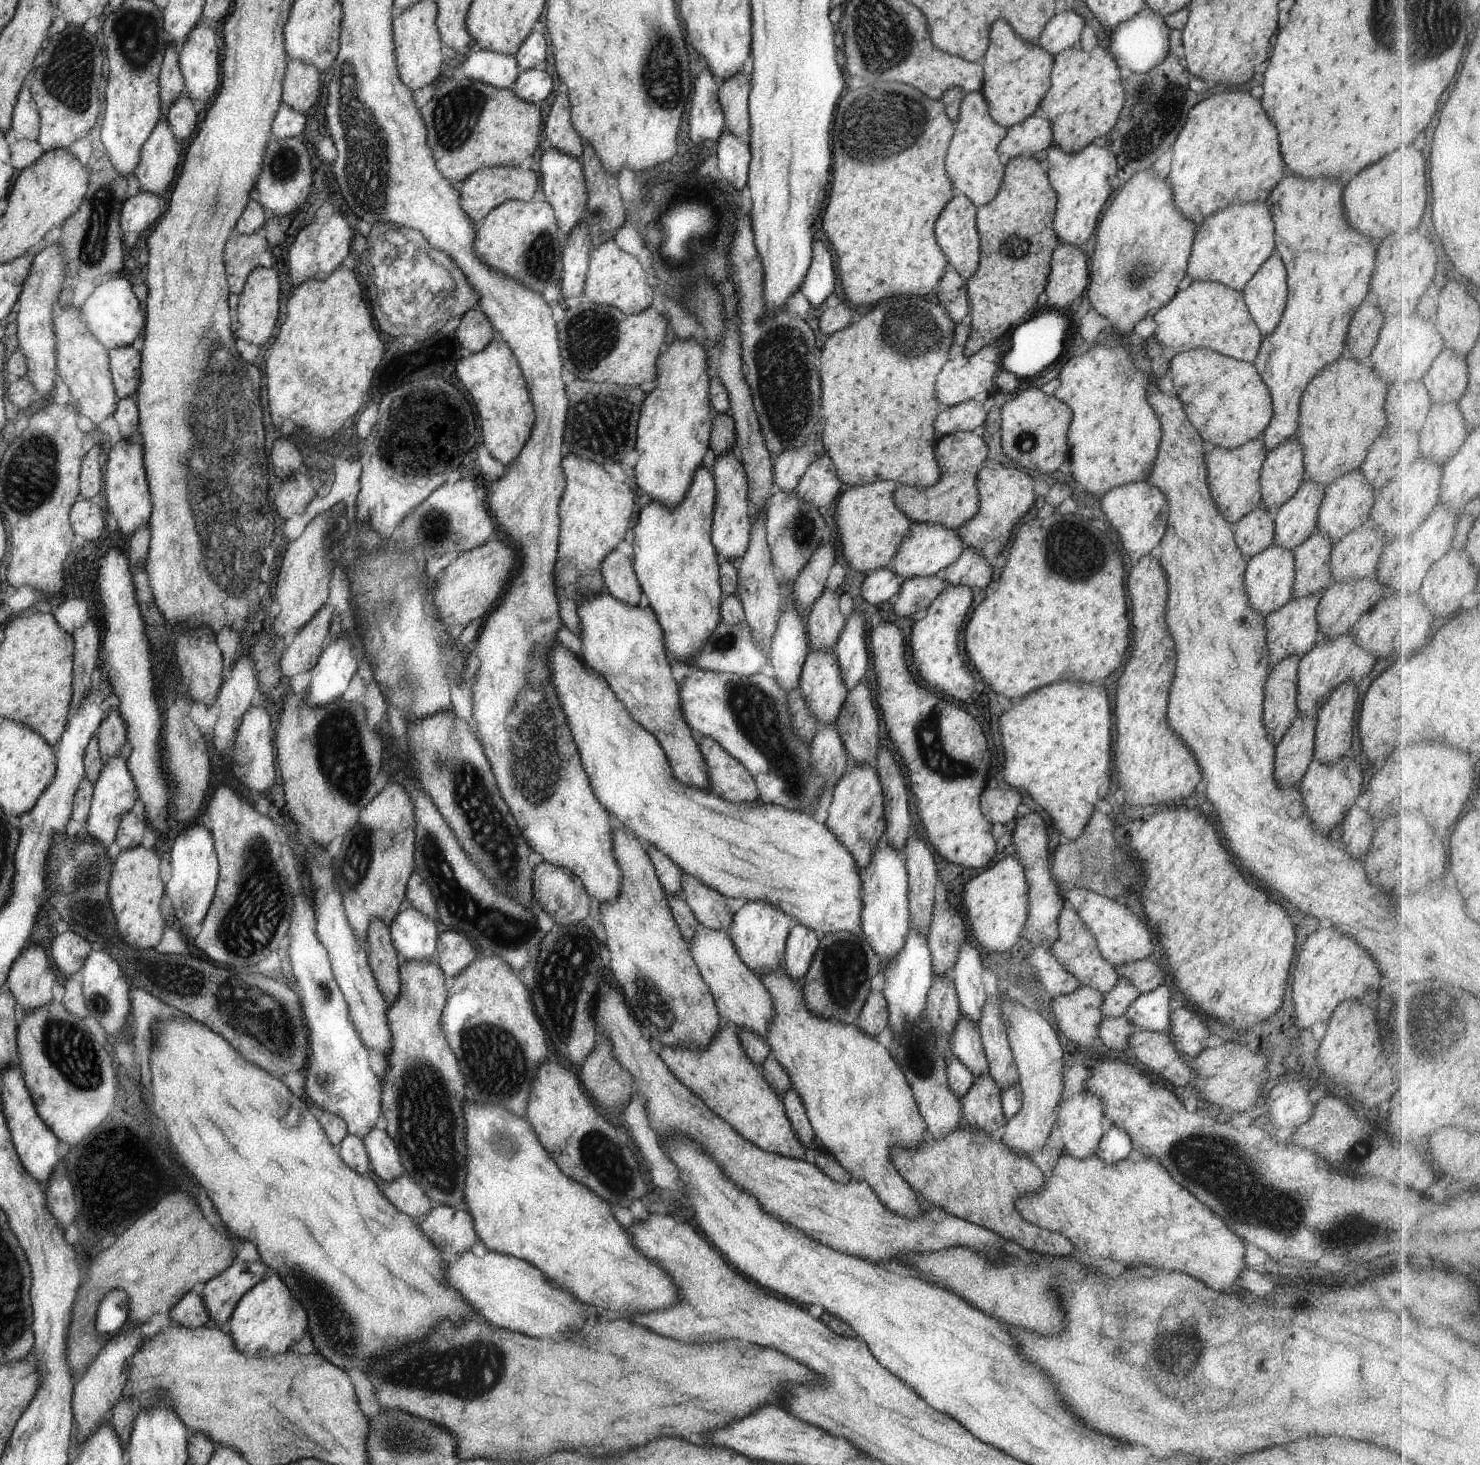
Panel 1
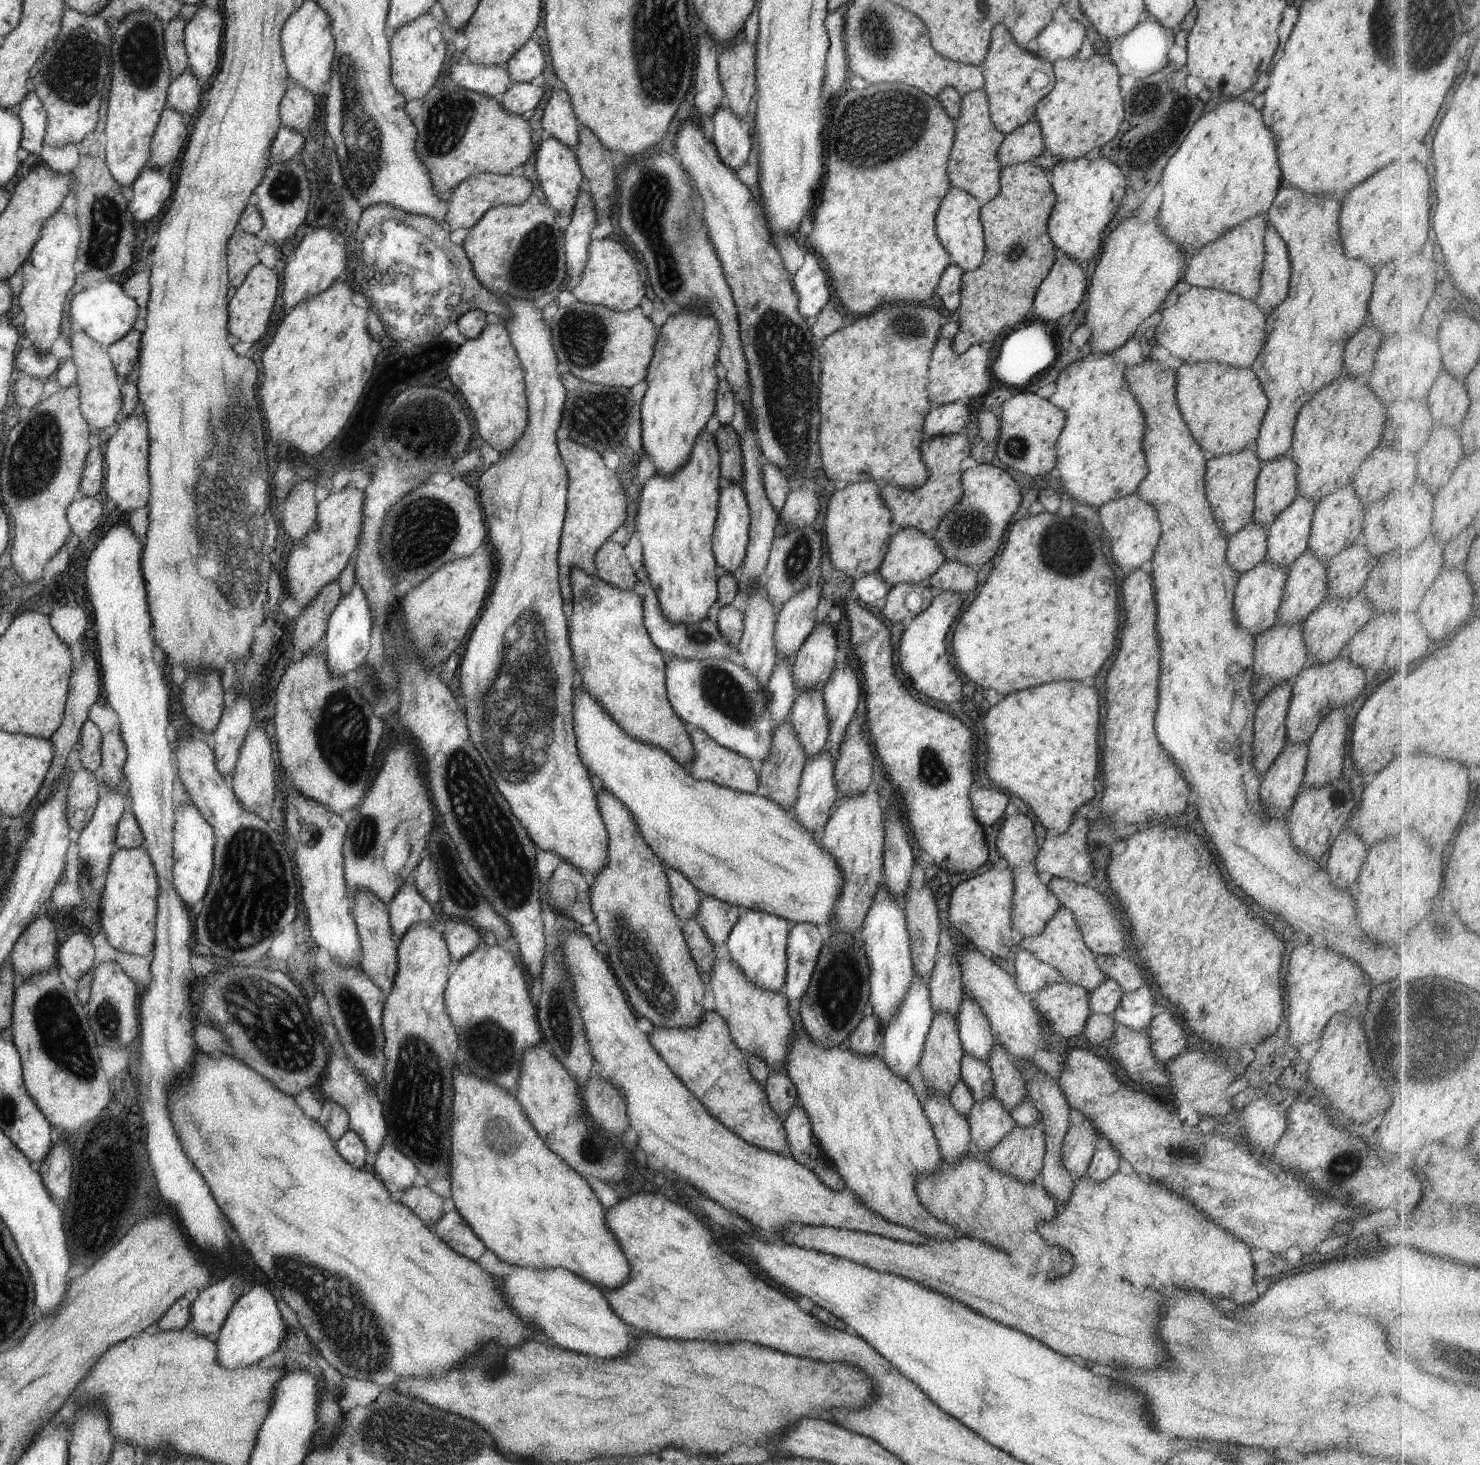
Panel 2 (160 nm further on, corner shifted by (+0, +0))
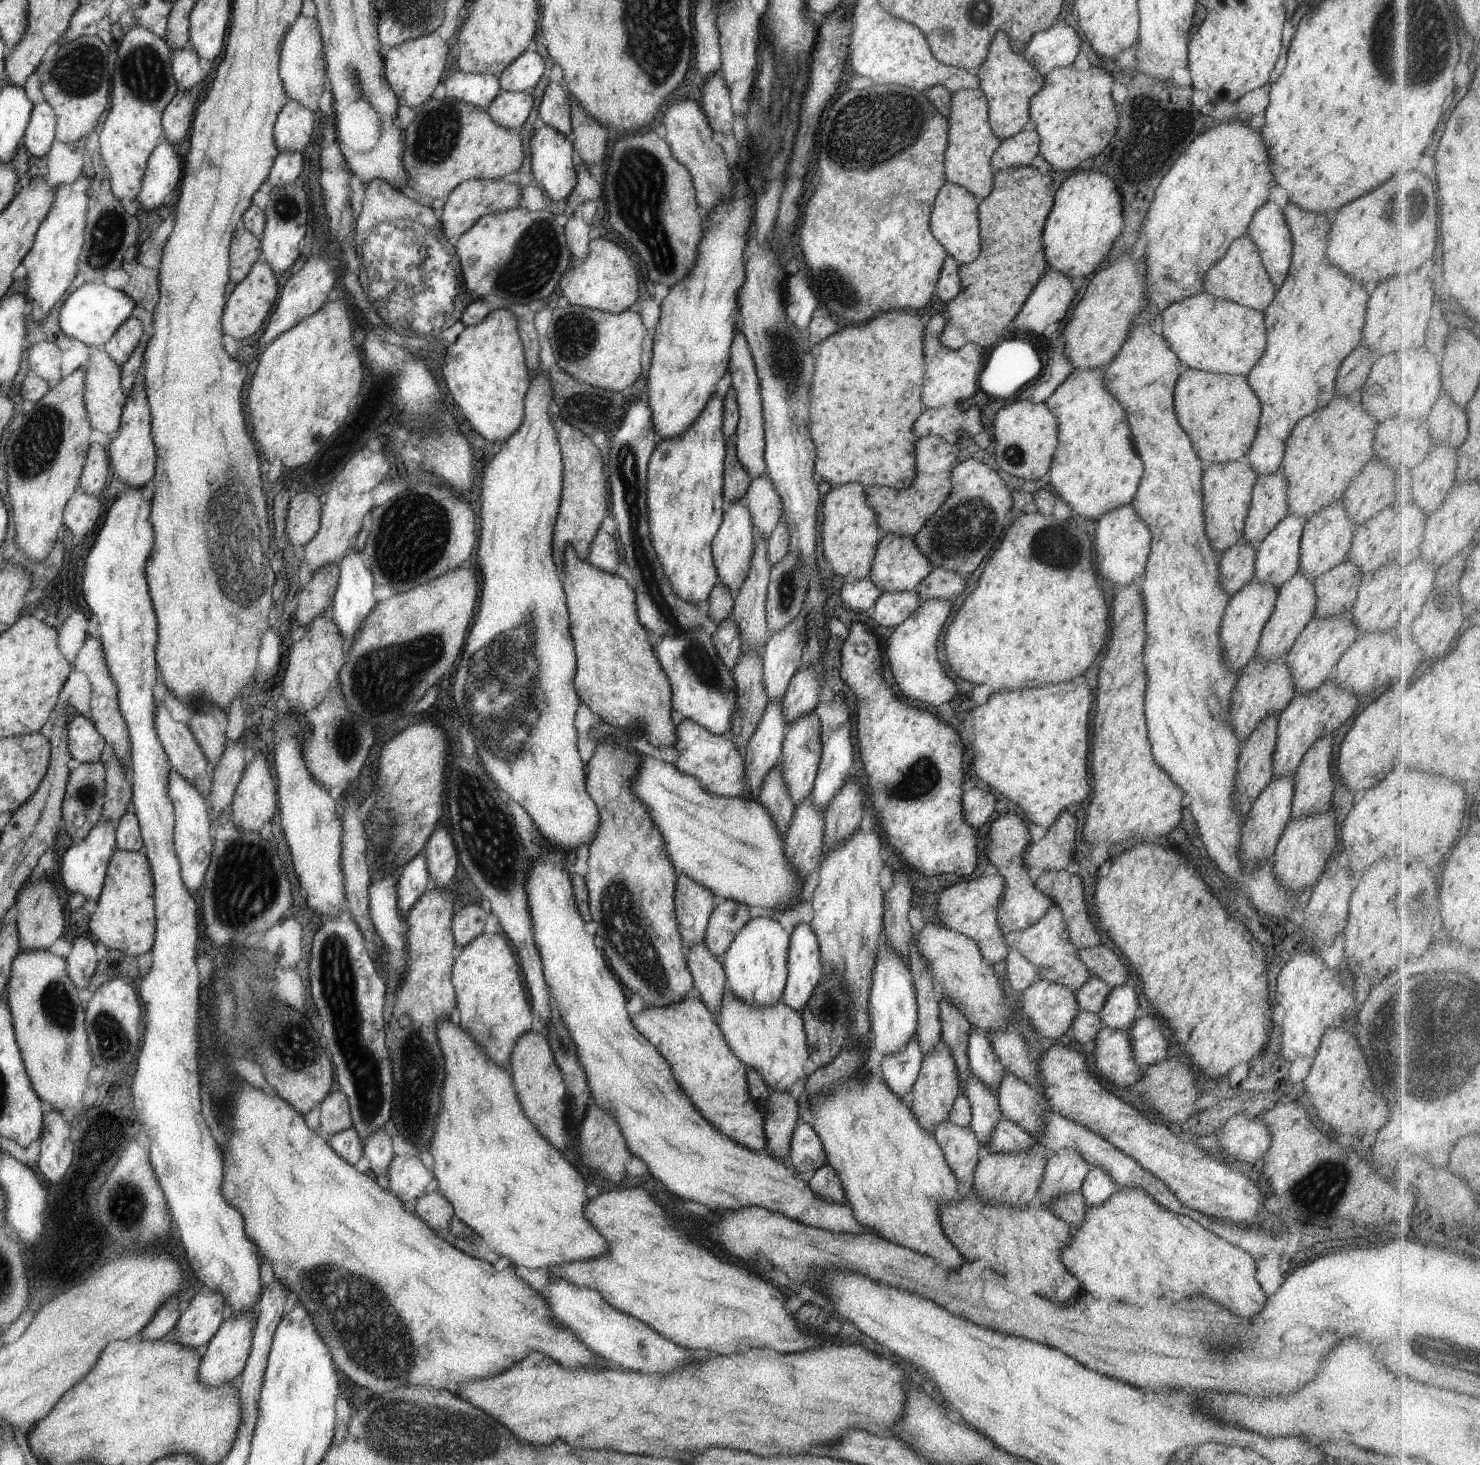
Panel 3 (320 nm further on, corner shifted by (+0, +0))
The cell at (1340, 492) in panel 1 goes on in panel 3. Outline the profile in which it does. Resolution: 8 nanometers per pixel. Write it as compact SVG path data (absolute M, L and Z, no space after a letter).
M1338 502L1321 509L1305 524L1299 544L1299 572L1301 571L1310 581L1314 582L1321 574L1332 570L1346 560L1350 550L1355 528L1346 518L1346 512Z

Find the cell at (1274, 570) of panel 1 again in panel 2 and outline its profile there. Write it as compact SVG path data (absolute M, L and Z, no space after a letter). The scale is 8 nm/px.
M1265 559L1248 572L1240 575L1233 599L1234 620L1250 636L1259 636L1264 630L1278 622L1278 610L1282 596L1284 596L1286 578L1288 576L1284 568L1280 568L1272 562L1266 562Z

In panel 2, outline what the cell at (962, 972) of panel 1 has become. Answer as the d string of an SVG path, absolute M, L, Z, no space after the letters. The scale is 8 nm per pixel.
M964 996L956 1020L964 1054L988 1063L988 1056L996 1040L982 1008L972 998Z

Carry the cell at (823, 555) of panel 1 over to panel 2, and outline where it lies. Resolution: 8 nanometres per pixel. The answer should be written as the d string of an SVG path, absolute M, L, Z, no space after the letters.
M819 583L815 586L806 584L804 590L786 600L786 604L782 606L774 630L778 659L793 659L802 642L816 627L816 608L822 596L822 588Z

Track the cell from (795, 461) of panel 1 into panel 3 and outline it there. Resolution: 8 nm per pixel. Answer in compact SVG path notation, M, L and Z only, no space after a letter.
M767 477L751 479L745 494L753 524L753 537L758 543L766 541L783 518L780 495Z

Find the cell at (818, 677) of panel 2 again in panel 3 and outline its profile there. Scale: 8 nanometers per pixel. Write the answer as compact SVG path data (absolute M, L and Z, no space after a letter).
M814 662L807 663L804 670L798 671L790 684L786 694L781 698L781 709L785 723L790 726L800 717L812 713L818 704L820 682L816 678Z

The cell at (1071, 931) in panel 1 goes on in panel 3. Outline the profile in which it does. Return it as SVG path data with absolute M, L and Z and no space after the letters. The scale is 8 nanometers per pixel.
M1052 905L1036 924L1021 931L1005 933L1005 945L1009 949L1019 950L1034 966L1044 972L1044 978L1050 983L1066 985L1076 992L1090 977L1092 972L1078 958L1077 946L1070 942L1067 926L1058 905Z

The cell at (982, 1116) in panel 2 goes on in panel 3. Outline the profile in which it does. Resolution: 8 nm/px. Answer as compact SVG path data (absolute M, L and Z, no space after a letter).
M1001 1118L1000 1122L995 1126L992 1131L989 1143L985 1145L990 1150L990 1153L1002 1153L1002 1154L1018 1154L1029 1151L1037 1143L1029 1132L1026 1132L1021 1126L1018 1126L1015 1122L1008 1119Z

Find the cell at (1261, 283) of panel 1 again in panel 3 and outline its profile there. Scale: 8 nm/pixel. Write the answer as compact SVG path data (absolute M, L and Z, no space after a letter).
M1272 200L1266 201L1254 213L1247 235L1259 250L1269 277L1280 288L1289 271L1293 251L1293 236L1283 209Z

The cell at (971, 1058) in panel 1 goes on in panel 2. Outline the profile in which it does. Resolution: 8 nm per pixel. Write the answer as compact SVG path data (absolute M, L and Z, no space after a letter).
M964 1054L961 1061L961 1080L970 1088L975 1102L982 1102L994 1093L993 1075L986 1062Z

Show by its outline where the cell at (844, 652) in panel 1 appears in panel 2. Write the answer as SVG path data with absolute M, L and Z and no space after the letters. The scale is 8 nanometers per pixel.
M844 666L833 671L824 686L824 704L830 718L828 742L838 750L844 742L846 728L852 722L860 702L860 680L856 671Z

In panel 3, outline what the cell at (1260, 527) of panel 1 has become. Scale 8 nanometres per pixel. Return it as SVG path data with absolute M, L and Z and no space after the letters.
M1240 541L1219 557L1219 585L1231 597L1253 579L1256 547Z

